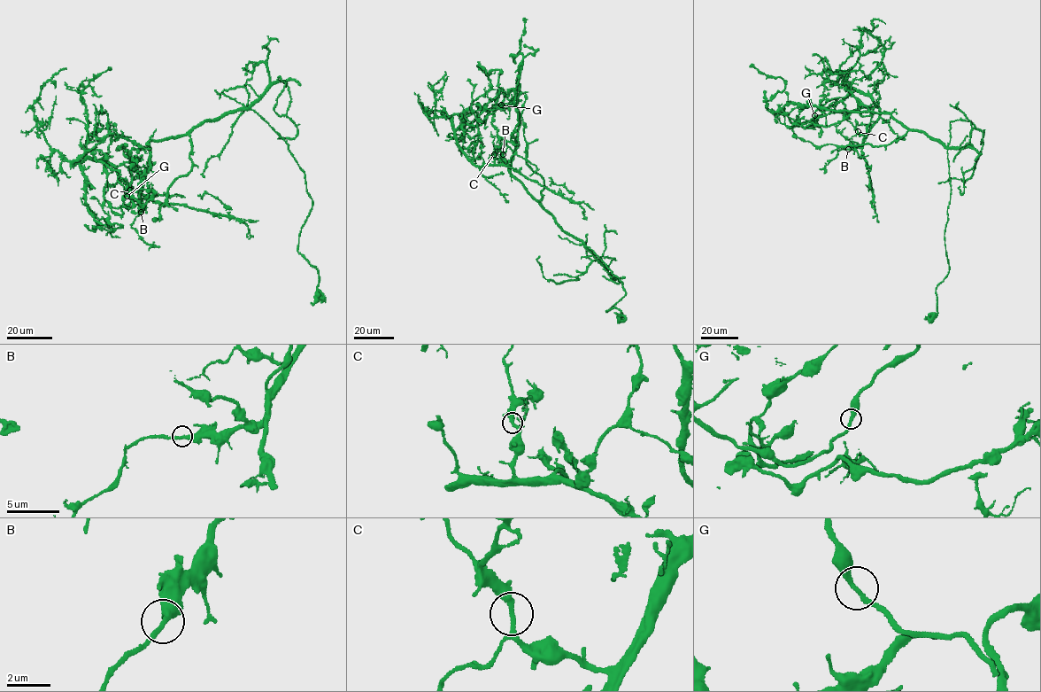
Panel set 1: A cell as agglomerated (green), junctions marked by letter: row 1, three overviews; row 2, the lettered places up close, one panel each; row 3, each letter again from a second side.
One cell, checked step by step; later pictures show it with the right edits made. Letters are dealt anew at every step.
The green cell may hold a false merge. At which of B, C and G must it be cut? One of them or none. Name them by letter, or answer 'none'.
G

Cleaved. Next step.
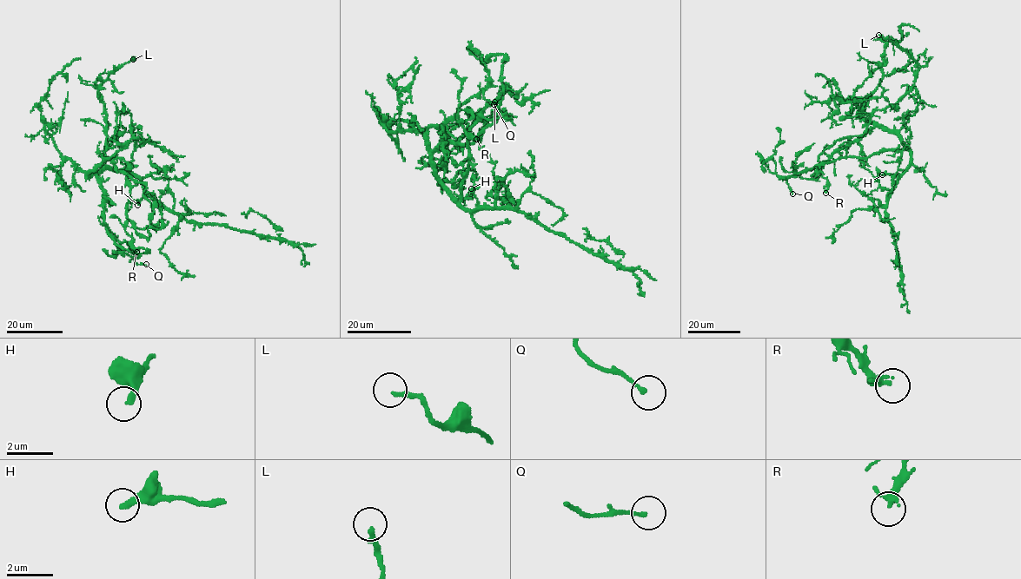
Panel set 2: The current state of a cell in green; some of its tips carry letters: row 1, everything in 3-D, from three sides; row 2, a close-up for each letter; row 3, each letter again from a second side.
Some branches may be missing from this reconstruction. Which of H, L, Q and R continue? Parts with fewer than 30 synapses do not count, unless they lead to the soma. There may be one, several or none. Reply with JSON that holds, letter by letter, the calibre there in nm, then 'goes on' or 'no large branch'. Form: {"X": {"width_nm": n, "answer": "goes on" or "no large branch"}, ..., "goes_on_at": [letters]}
{"H": {"width_nm": 200, "answer": "no large branch"}, "L": {"width_nm": 200, "answer": "no large branch"}, "Q": {"width_nm": 150, "answer": "no large branch"}, "R": {"width_nm": 150, "answer": "no large branch"}, "goes_on_at": []}

